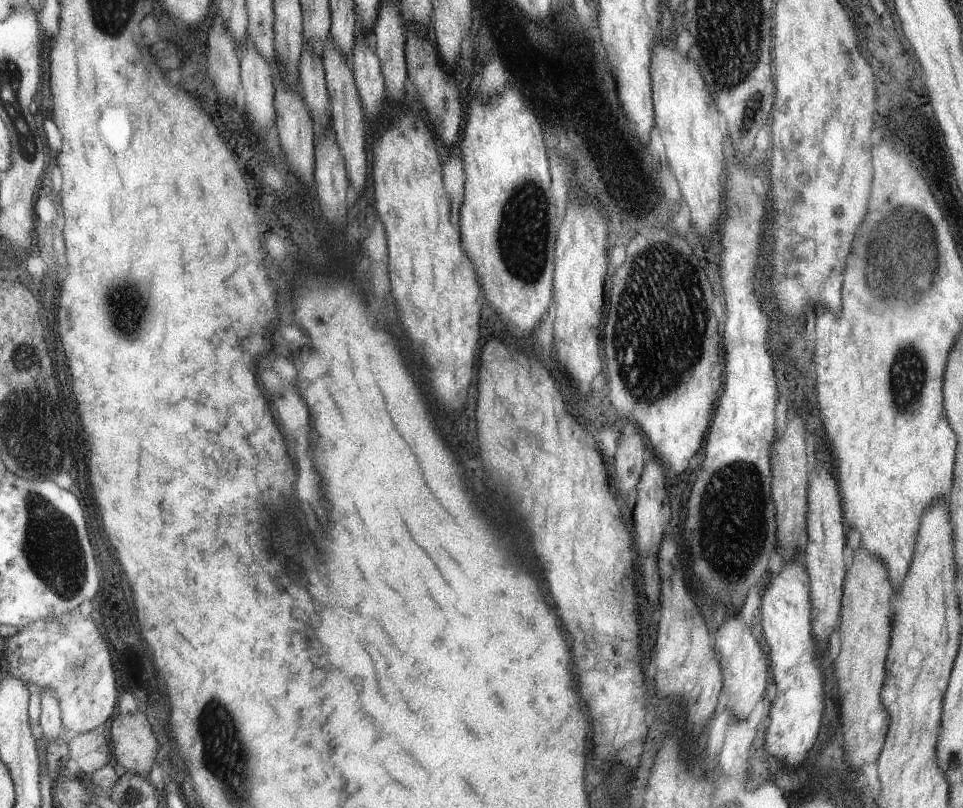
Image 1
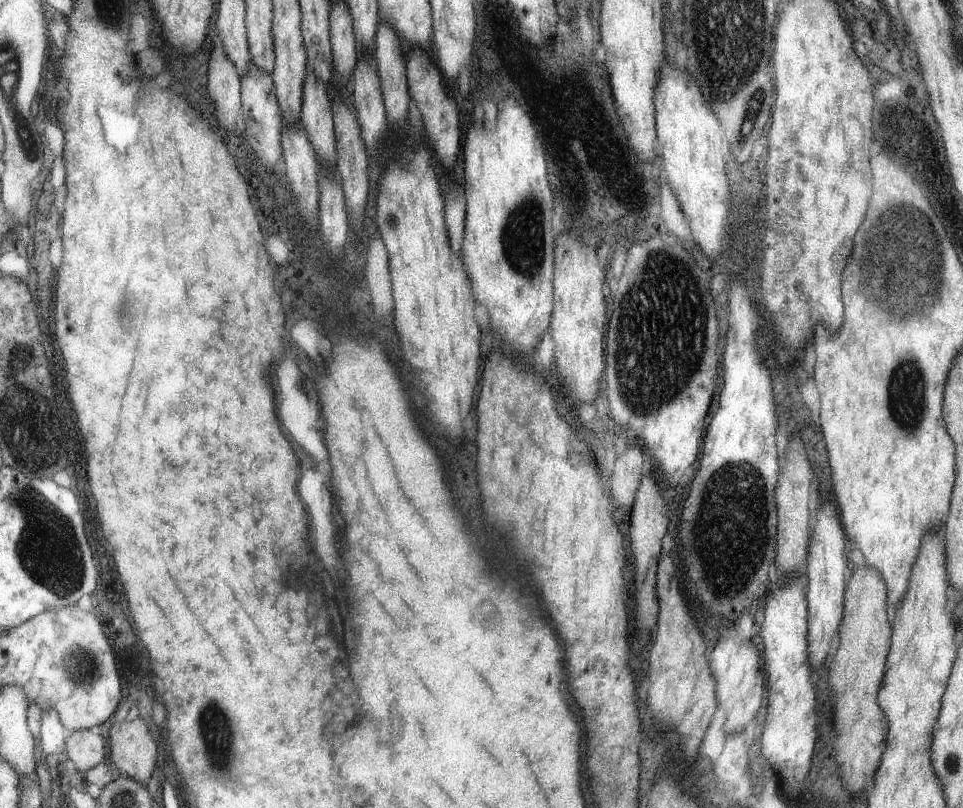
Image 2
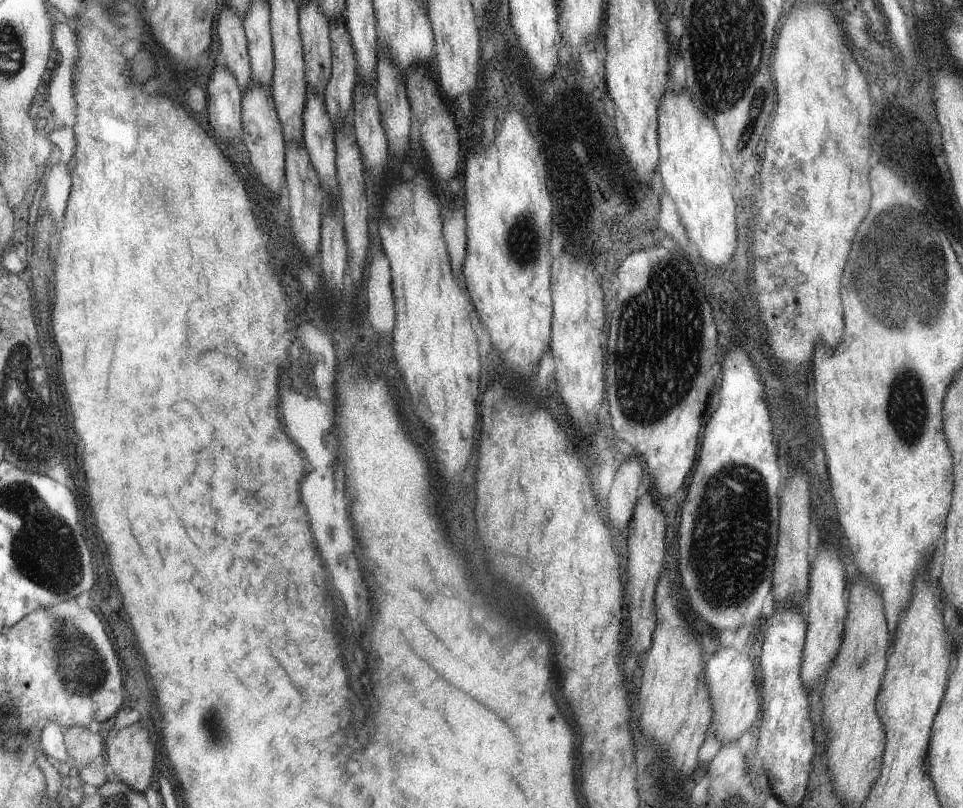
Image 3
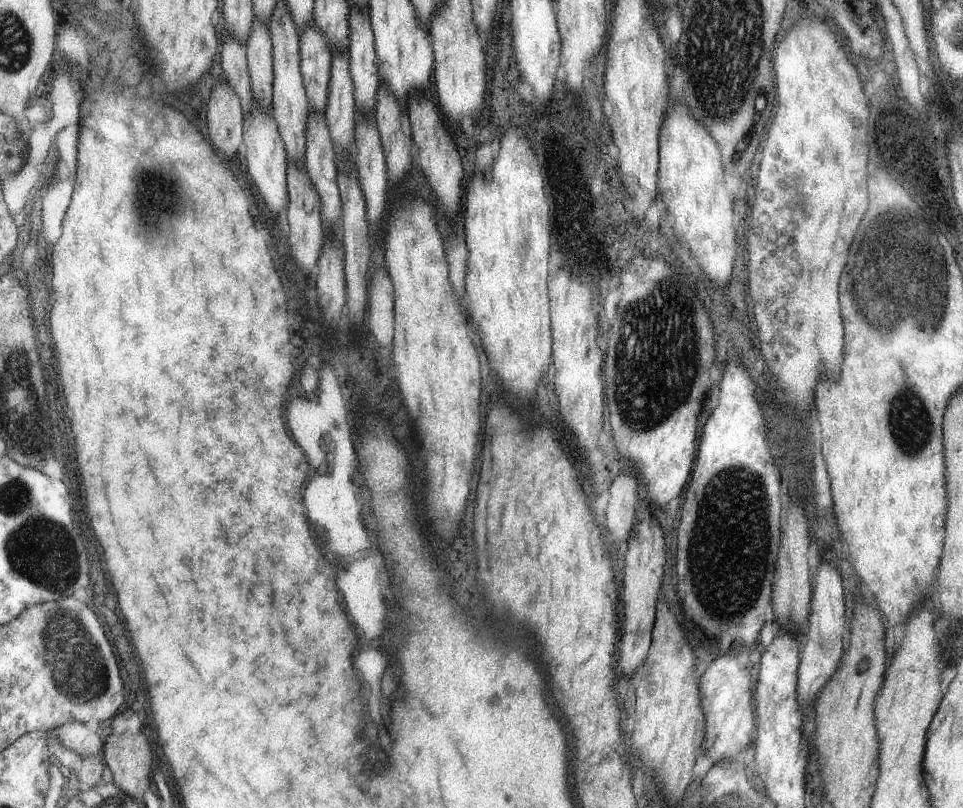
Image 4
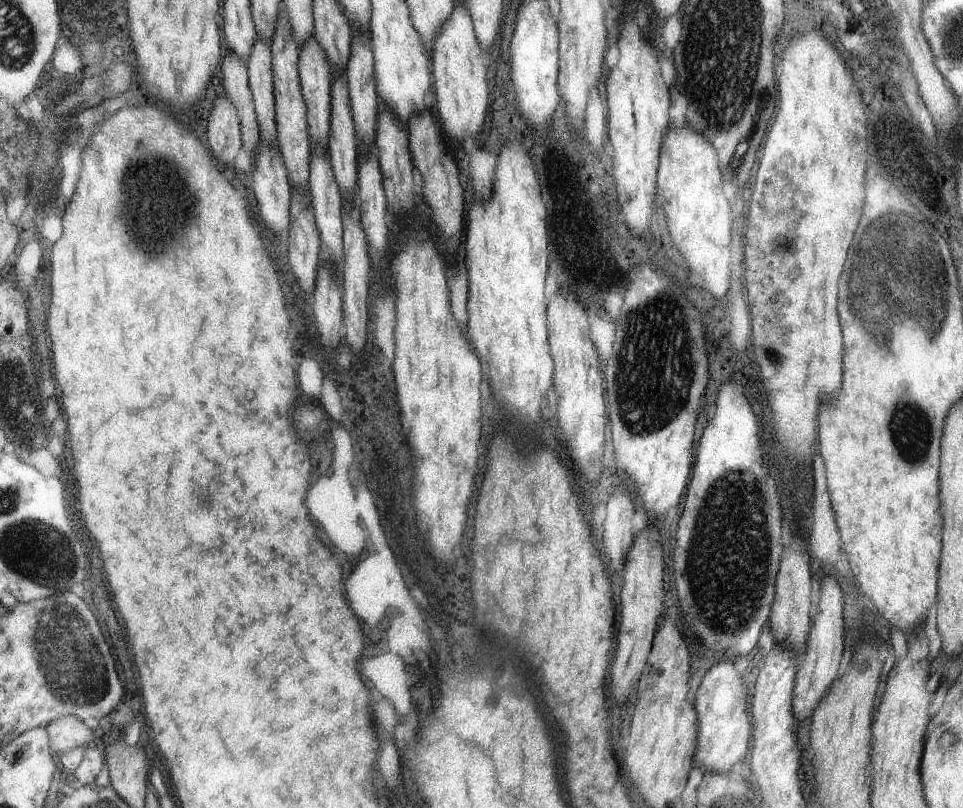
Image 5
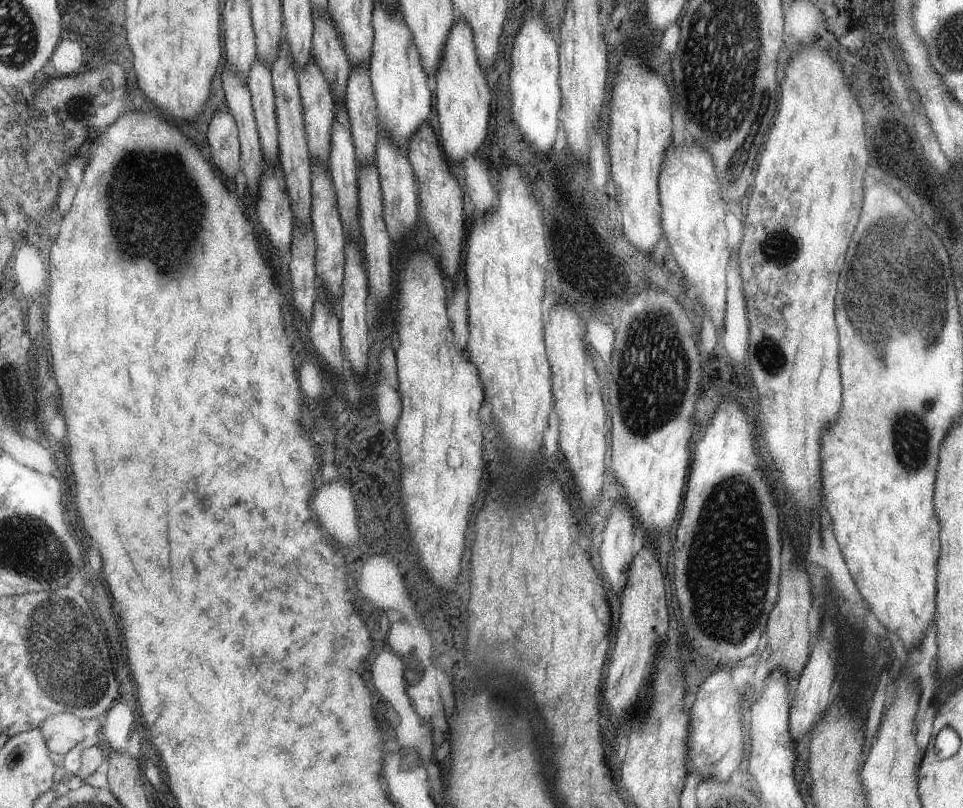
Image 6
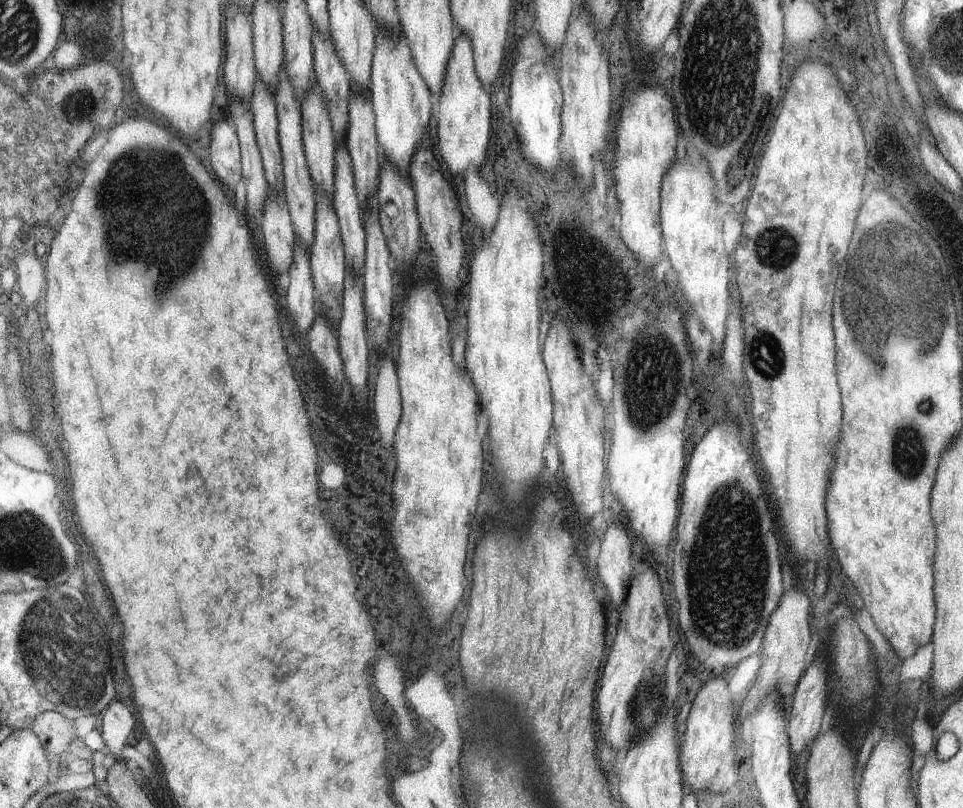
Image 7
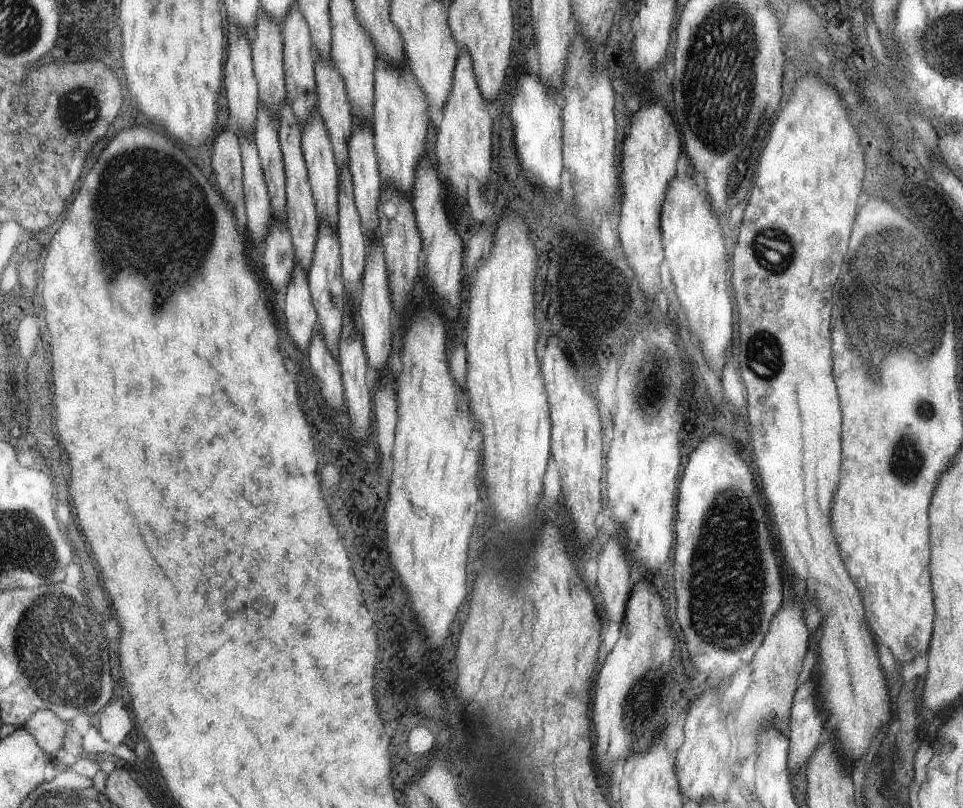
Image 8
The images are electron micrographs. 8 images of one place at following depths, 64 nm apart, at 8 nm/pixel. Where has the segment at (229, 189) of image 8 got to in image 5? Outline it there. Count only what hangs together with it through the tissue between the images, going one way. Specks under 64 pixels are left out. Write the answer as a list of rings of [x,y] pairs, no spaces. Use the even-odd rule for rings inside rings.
[[[226,95],[214,101],[208,122],[208,138],[211,152],[219,164],[235,169],[235,160],[241,148],[241,131],[236,110]]]

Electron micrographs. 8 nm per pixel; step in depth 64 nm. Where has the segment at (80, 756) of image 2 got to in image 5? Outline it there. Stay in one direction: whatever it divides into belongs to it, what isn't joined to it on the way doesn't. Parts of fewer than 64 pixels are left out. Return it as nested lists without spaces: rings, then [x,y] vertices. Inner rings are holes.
[[[65,715],[50,724],[48,730],[51,744],[58,754],[70,752],[91,740],[94,741],[90,726],[83,721],[78,716]]]

